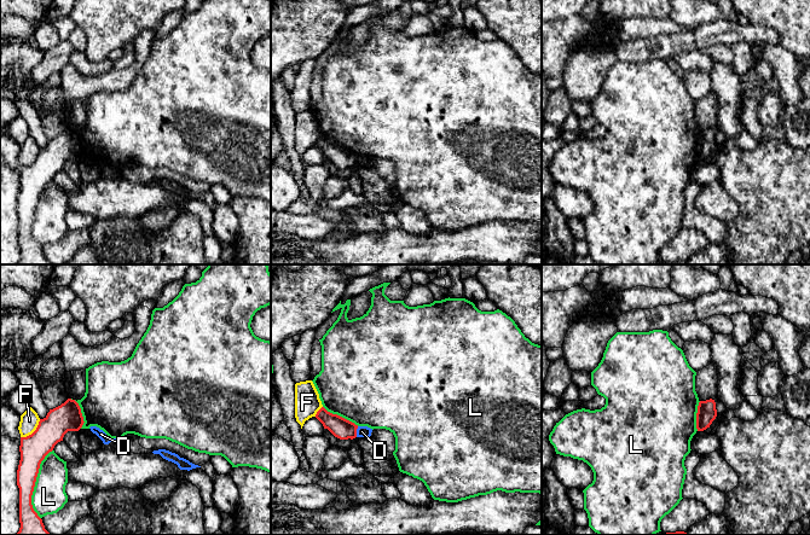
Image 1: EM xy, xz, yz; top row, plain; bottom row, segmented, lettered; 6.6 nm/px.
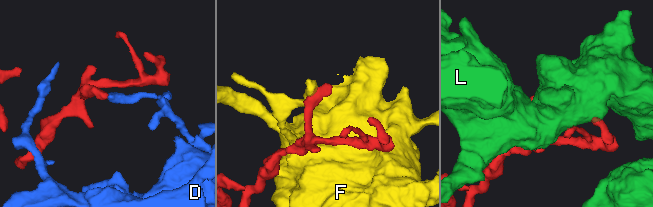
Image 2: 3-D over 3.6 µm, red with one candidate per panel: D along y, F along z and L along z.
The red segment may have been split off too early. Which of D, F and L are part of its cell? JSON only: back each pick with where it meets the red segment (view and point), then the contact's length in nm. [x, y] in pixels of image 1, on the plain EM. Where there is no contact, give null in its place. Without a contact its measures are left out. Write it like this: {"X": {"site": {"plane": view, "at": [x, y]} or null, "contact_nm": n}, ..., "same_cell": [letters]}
{"same_cell": []}

